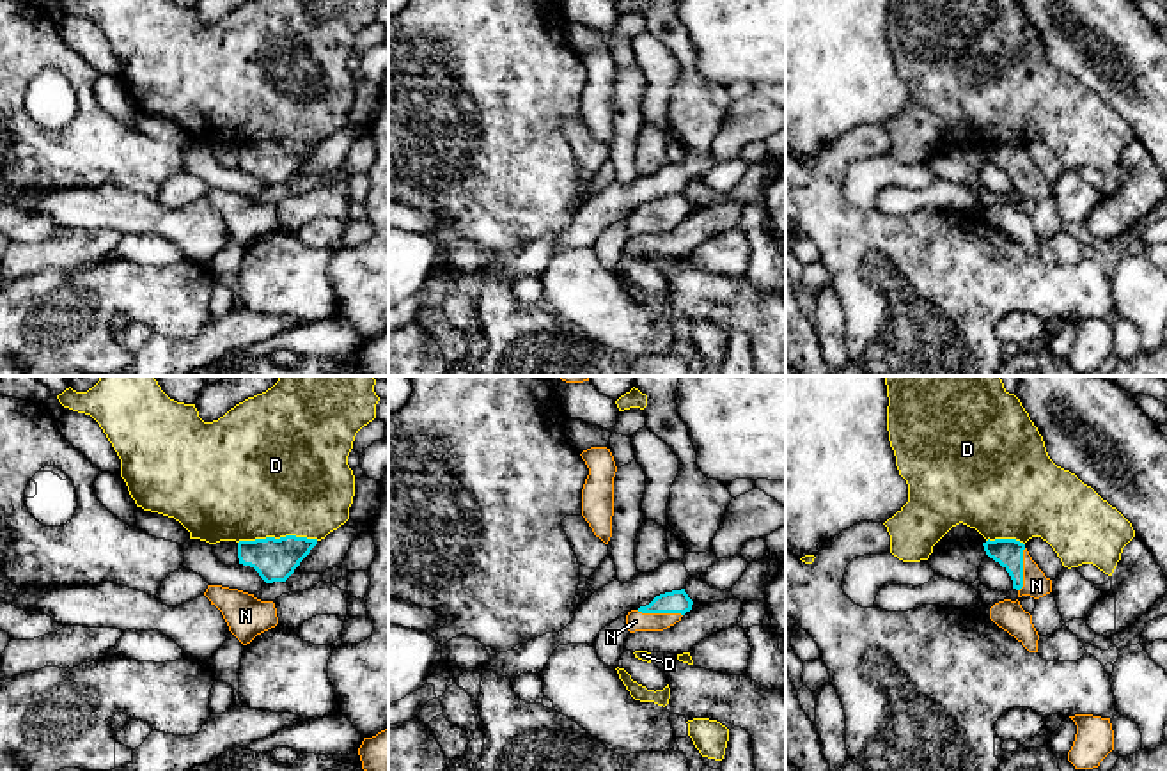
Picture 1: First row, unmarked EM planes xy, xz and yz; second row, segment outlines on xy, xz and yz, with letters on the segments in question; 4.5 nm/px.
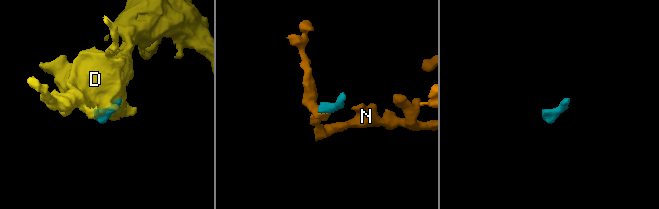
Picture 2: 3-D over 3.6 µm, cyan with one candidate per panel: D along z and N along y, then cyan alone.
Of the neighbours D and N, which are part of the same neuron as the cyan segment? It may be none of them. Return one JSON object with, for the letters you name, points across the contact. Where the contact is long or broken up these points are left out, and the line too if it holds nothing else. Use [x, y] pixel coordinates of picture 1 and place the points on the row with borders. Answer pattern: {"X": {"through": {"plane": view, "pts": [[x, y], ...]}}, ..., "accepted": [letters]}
{"accepted": ["N"]}

